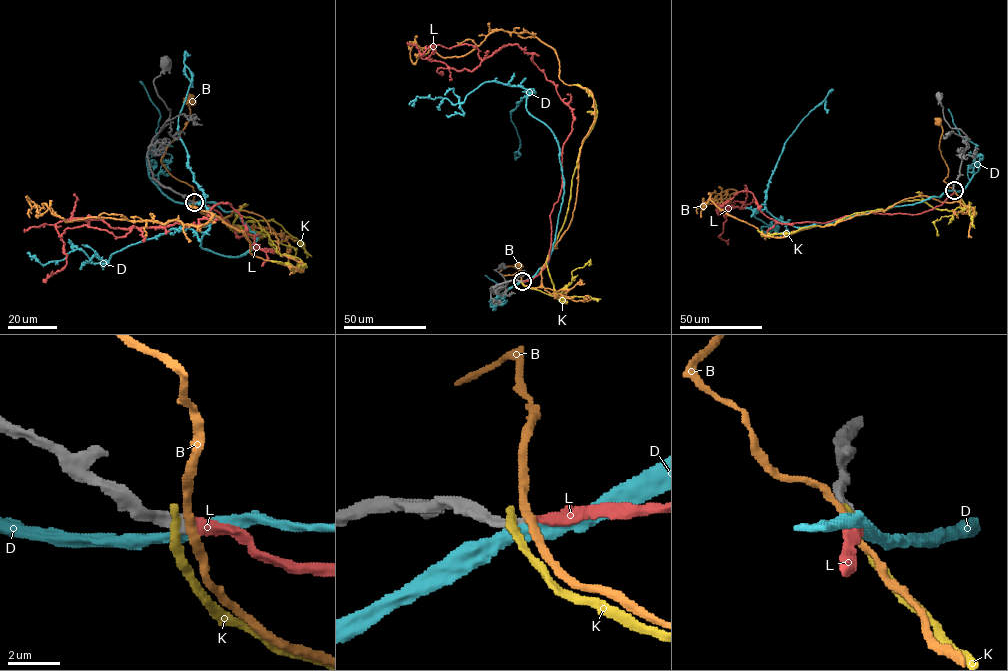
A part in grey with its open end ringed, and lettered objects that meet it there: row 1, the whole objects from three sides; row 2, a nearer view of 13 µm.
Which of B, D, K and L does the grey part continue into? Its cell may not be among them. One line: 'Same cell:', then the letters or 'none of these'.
Same cell: L

